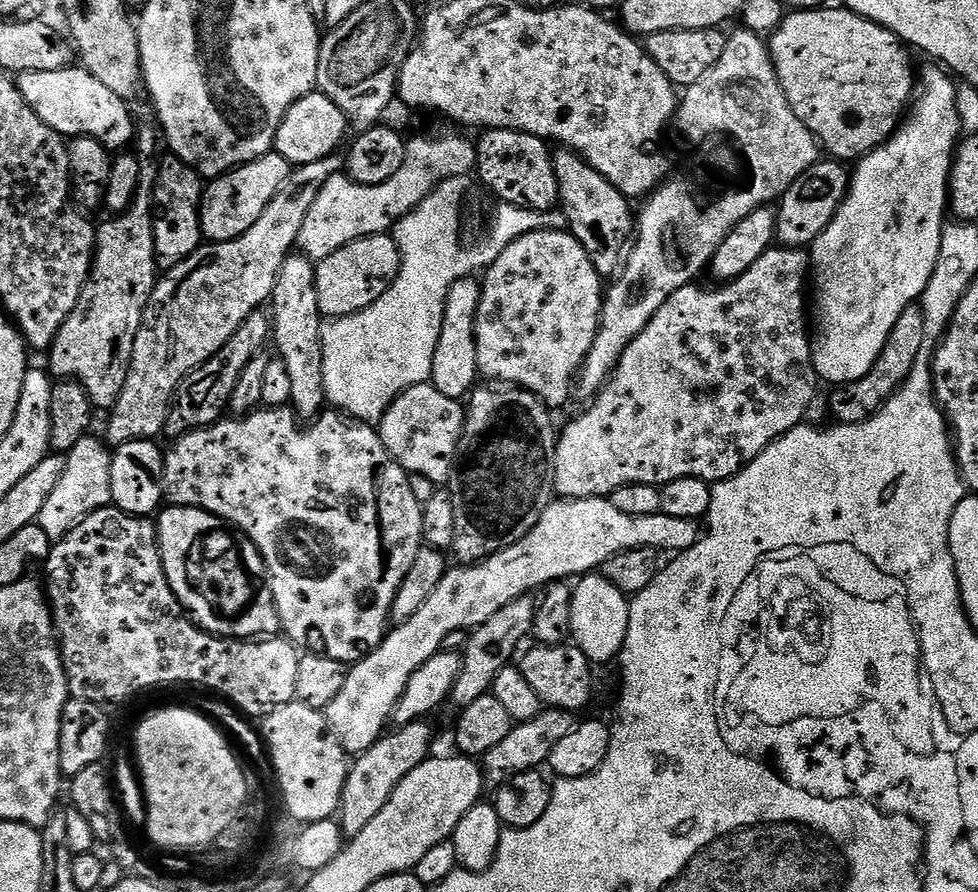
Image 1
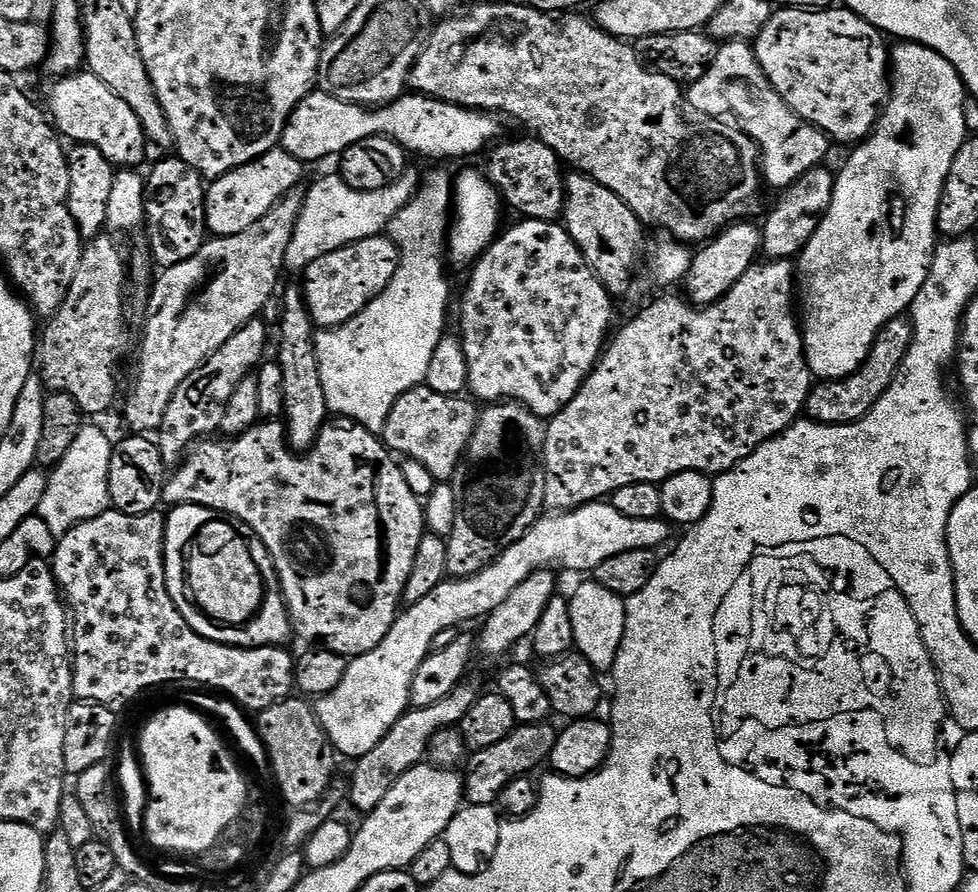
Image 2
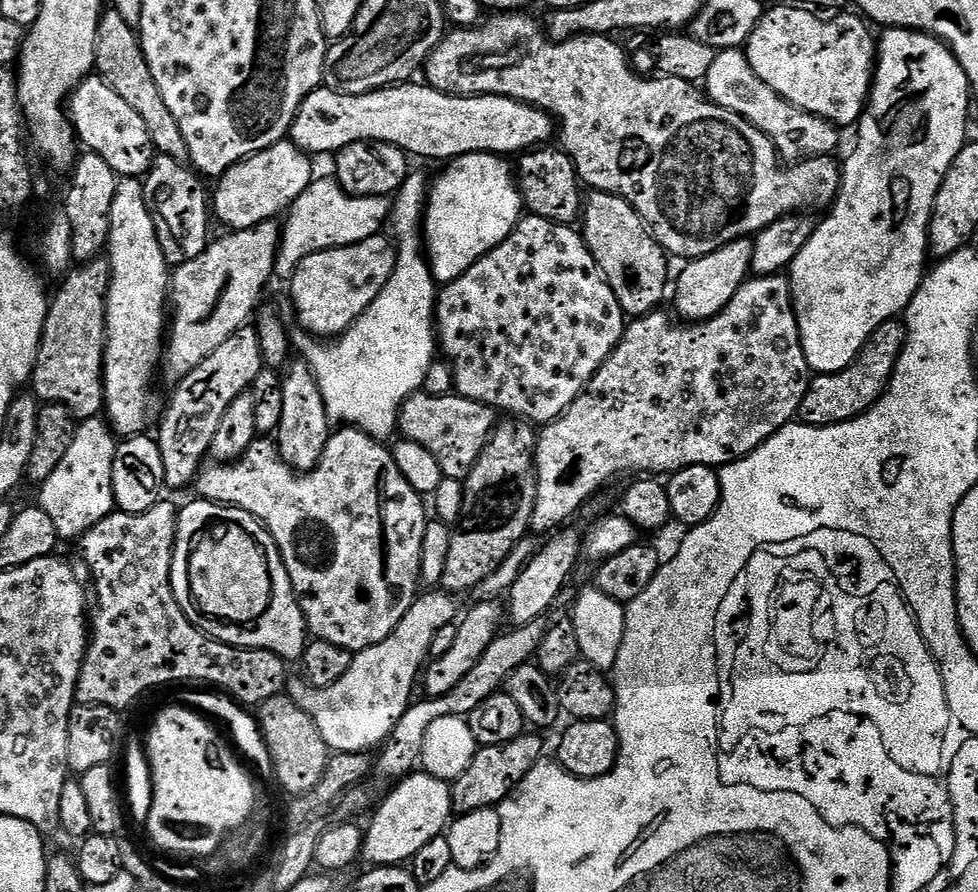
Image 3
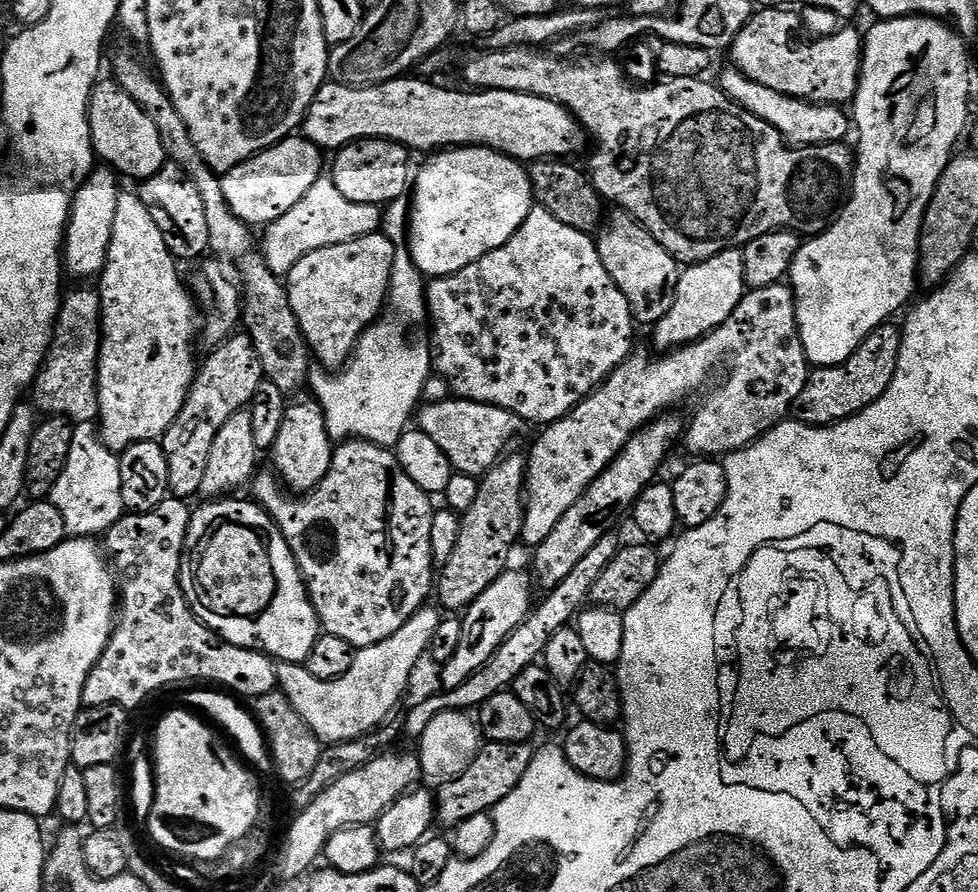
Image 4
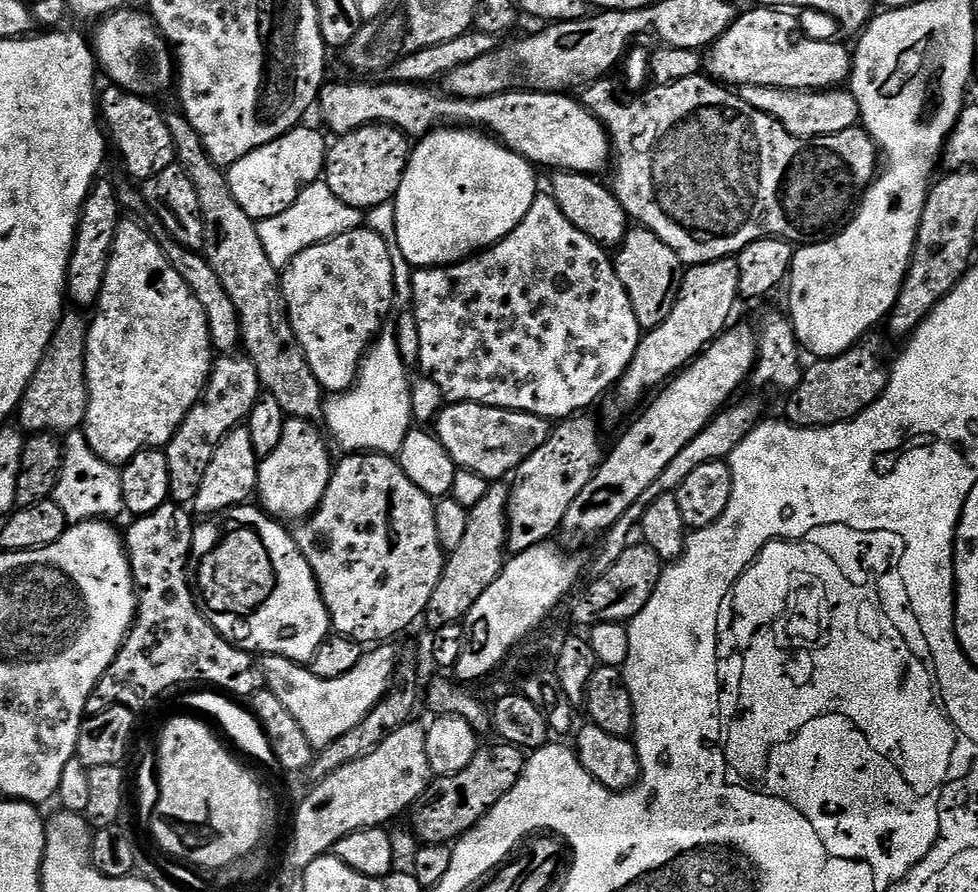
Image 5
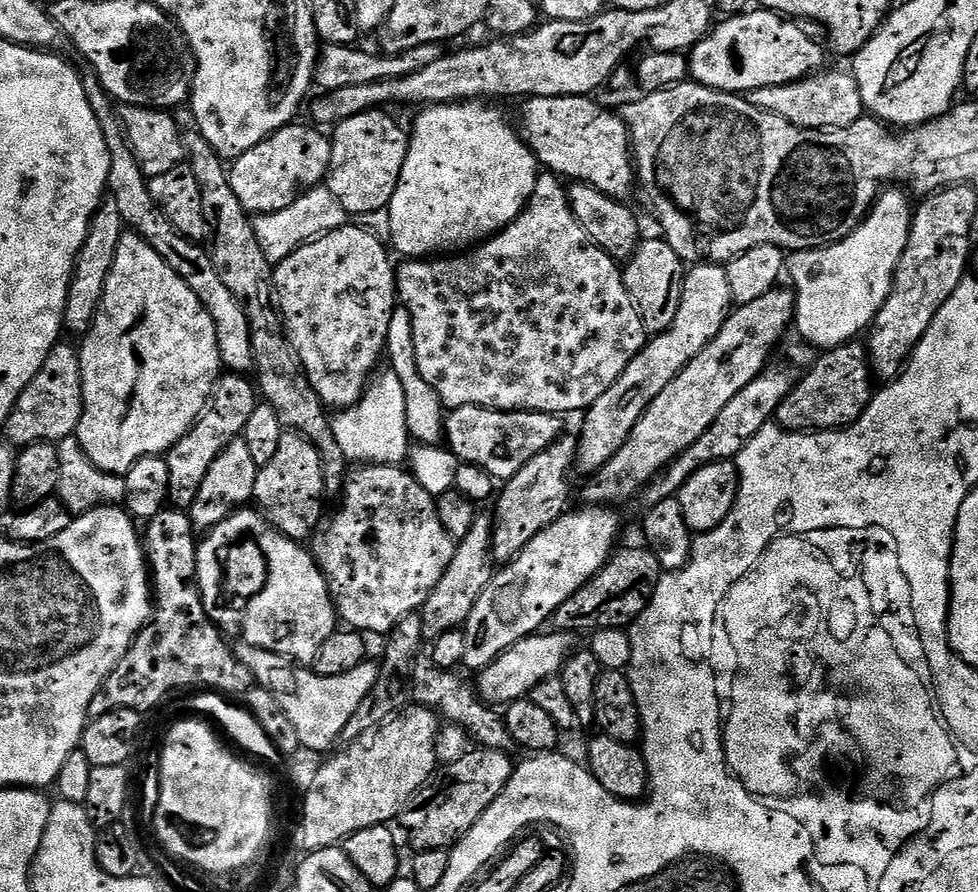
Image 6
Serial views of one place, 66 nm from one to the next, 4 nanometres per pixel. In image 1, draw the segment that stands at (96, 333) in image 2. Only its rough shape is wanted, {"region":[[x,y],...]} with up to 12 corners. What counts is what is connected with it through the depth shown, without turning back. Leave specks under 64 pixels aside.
{"region":[[157,165],[96,230],[51,375],[111,410],[158,283]]}

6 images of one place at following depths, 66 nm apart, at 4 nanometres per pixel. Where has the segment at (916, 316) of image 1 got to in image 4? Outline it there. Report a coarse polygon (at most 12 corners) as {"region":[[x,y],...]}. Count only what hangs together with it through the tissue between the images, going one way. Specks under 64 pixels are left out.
{"region":[[879,324],[846,358],[809,371],[795,419],[826,428],[878,402],[902,332]]}

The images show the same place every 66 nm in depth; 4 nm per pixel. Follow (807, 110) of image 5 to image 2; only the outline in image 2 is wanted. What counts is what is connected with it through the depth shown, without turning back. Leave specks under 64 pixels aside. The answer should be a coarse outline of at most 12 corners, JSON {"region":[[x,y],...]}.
{"region":[[729,40],[687,89],[704,118],[756,143],[762,176],[787,190],[821,167],[830,137],[766,78],[755,47]]}

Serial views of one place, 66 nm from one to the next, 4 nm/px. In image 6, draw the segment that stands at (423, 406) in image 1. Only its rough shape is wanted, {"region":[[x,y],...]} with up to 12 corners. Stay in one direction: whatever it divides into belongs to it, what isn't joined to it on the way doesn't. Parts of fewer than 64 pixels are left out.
{"region":[[462,406],[444,422],[461,464],[503,482],[565,431],[554,412]]}

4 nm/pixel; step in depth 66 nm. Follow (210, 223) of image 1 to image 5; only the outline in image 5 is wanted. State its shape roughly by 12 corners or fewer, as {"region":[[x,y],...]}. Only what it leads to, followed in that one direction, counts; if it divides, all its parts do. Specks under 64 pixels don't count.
{"region":[[291,128],[227,169],[234,202],[274,218],[321,179],[330,144]]}

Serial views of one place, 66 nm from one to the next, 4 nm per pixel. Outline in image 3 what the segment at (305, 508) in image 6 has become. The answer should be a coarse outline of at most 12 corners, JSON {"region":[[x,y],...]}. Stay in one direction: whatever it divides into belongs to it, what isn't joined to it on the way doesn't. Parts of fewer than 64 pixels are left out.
{"region":[[307,362],[282,376],[274,443],[303,474],[314,471],[334,424]]}

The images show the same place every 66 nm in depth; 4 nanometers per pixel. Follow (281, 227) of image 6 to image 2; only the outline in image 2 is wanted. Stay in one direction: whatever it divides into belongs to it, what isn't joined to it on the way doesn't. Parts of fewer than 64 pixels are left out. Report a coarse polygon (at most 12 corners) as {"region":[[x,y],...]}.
{"region":[[421,173],[382,190],[339,174],[304,195],[285,269],[381,235]]}

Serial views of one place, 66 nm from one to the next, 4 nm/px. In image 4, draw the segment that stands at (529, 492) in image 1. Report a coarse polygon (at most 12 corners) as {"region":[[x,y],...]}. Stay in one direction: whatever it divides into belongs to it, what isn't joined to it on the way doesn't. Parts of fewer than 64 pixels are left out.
{"region":[[505,455],[460,516],[434,580],[463,613],[509,567],[520,540],[526,460]]}

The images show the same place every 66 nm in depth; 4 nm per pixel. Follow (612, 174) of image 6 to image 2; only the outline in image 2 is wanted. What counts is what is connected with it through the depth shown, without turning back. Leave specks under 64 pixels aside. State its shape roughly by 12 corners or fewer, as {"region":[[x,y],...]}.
{"region":[[313,90],[282,147],[301,162],[385,136],[436,162],[501,139],[499,115],[405,94],[365,106]]}

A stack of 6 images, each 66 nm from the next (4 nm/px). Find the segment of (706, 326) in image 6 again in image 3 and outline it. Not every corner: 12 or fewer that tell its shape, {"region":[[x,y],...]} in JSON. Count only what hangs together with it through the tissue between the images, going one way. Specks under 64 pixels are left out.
{"region":[[752,240],[687,261],[674,280],[684,322],[709,320],[752,271]]}

